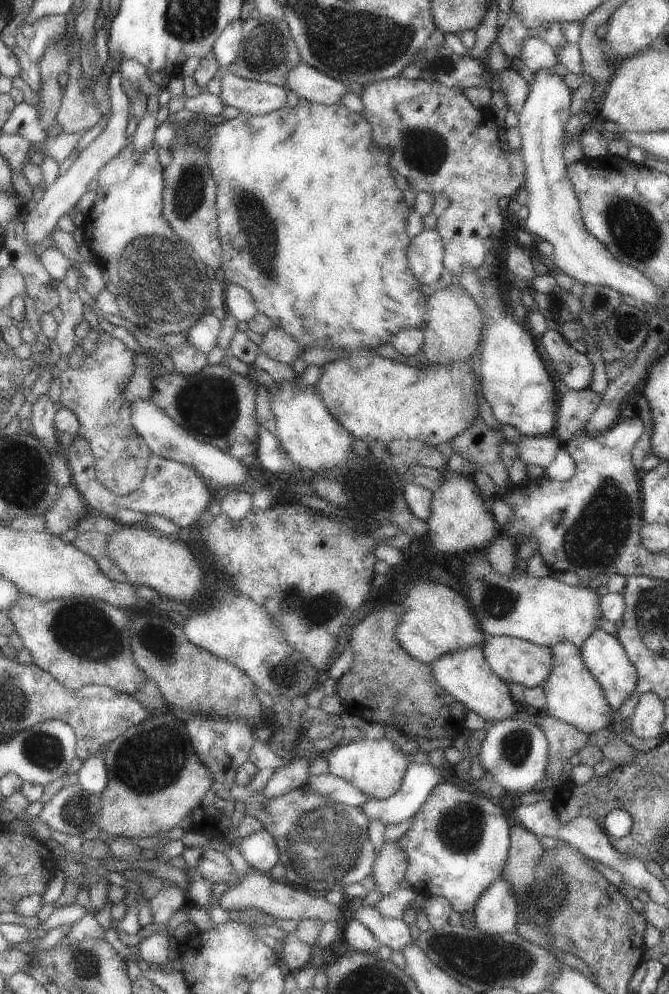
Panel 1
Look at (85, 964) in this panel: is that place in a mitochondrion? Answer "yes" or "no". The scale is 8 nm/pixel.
yes

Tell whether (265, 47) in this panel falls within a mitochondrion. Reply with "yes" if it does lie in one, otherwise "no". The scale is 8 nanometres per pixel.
yes

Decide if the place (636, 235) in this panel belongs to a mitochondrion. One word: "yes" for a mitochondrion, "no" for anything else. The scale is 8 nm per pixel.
yes

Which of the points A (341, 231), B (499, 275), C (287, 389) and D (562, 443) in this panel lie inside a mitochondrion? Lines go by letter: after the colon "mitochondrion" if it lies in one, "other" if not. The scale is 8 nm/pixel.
A: other
B: other
C: other
D: other

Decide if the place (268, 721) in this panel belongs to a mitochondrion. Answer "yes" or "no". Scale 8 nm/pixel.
no

